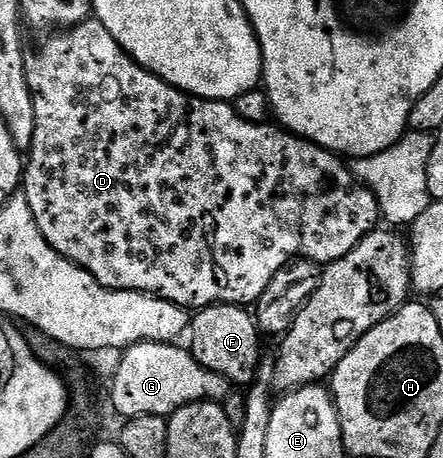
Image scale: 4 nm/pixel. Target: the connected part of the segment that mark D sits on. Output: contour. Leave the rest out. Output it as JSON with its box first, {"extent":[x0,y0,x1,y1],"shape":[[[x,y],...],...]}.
{"extent":[21,17,380,309],"shape":[[[91,17],[85,23],[78,24],[77,27],[67,30],[65,33],[54,33],[50,40],[43,45],[39,51],[30,51],[26,56],[26,76],[28,77],[28,89],[32,93],[32,101],[36,109],[36,129],[32,133],[32,145],[28,152],[28,162],[24,167],[22,177],[21,194],[25,195],[28,201],[28,209],[32,209],[32,217],[36,217],[36,225],[40,229],[40,233],[48,241],[48,245],[52,245],[52,249],[56,249],[56,253],[60,253],[65,259],[70,259],[77,267],[90,271],[92,277],[96,277],[96,281],[100,281],[100,285],[104,285],[110,291],[141,291],[144,295],[156,295],[160,299],[167,299],[176,305],[187,309],[201,309],[210,307],[213,303],[237,303],[239,305],[257,304],[258,298],[264,293],[264,289],[268,289],[268,285],[272,281],[272,277],[276,277],[276,273],[280,273],[282,267],[287,267],[289,263],[301,257],[310,259],[313,263],[319,265],[329,265],[340,261],[340,257],[344,257],[348,253],[352,253],[352,249],[356,249],[356,245],[360,245],[360,241],[375,230],[380,223],[380,212],[378,202],[375,201],[374,195],[358,182],[354,176],[353,170],[349,166],[346,167],[341,158],[334,152],[324,149],[315,143],[309,143],[303,139],[301,135],[294,135],[281,125],[269,123],[249,123],[244,121],[244,117],[240,117],[236,113],[233,102],[223,101],[221,99],[201,99],[195,95],[188,95],[178,91],[172,85],[168,85],[160,77],[156,77],[151,71],[146,71],[136,60],[132,58],[116,41],[116,37],[112,37],[112,33],[108,33],[108,29],[104,29],[104,25],[97,19]]]}

